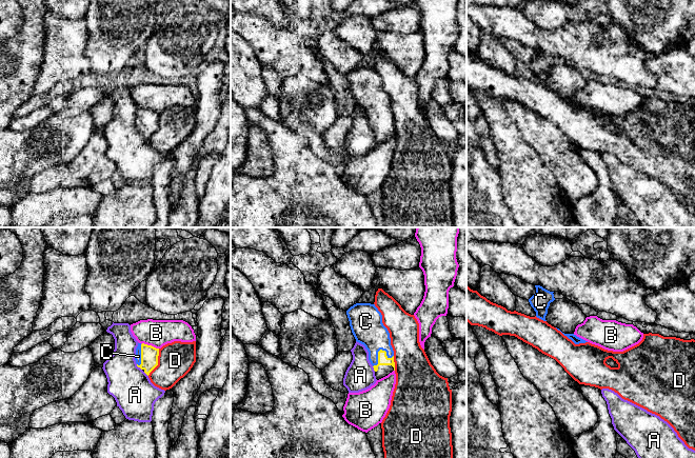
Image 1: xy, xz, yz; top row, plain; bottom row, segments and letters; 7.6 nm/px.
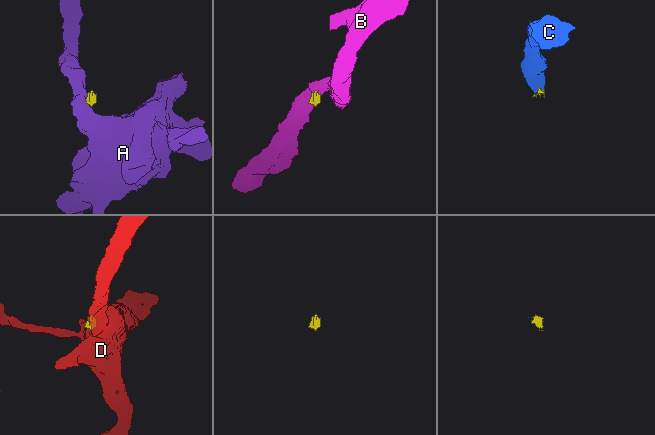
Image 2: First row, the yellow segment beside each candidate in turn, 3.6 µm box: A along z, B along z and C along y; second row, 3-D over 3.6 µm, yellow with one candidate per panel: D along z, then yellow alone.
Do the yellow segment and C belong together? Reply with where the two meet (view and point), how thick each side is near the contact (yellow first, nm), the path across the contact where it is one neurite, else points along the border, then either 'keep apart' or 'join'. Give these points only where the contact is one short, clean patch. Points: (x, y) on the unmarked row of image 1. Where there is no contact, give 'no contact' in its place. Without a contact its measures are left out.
xz (378, 116) | 80/240 nm | across xz (382, 122), (378, 116), (377, 104), (365, 86) | join

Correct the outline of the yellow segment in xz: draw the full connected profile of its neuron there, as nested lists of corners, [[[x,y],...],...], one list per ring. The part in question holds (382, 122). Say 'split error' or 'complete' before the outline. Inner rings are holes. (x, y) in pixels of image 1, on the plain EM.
split error | [[[356,67],[346,75],[352,97],[369,116],[369,124],[379,144],[395,135],[394,115],[382,79],[371,67]]]

